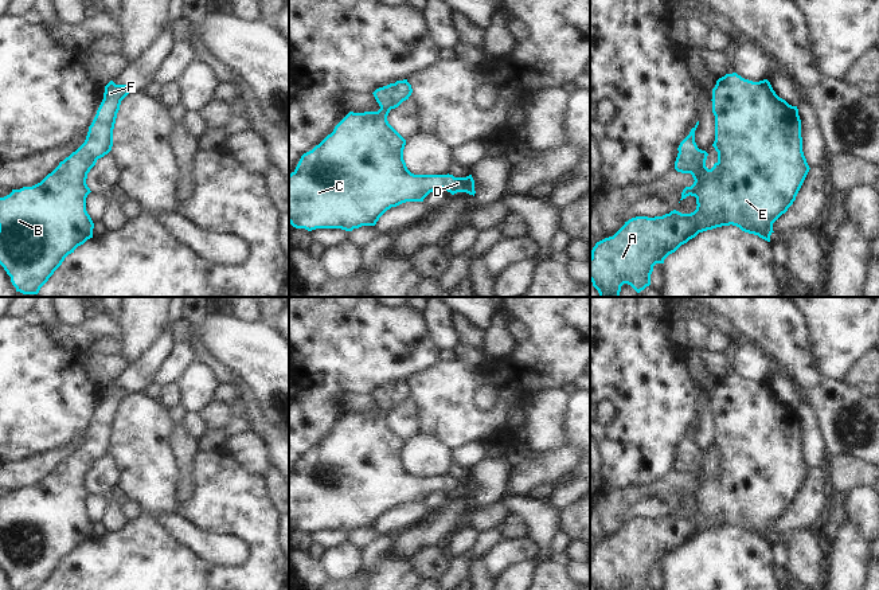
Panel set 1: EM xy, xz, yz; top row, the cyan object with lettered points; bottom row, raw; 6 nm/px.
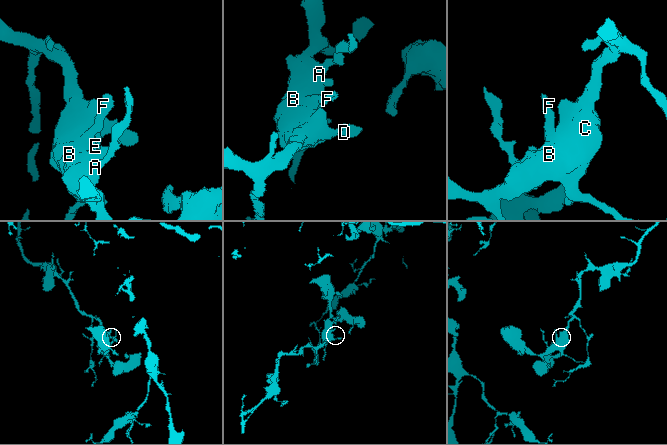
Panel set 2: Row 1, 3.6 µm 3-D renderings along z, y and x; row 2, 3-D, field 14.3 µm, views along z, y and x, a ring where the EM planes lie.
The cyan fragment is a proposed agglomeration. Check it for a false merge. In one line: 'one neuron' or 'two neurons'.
one neuron

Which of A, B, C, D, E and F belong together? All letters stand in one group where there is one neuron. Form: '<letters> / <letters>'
A B C D E F

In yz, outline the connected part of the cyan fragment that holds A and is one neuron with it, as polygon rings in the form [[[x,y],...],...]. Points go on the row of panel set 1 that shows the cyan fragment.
[[[737,73],[726,74],[724,77],[719,78],[716,81],[715,87],[712,89],[712,113],[715,116],[715,141],[712,146],[718,152],[718,161],[714,164],[711,169],[706,167],[706,160],[708,153],[706,151],[702,151],[698,148],[695,142],[695,130],[699,125],[699,121],[696,125],[691,129],[689,134],[680,142],[677,151],[677,157],[675,161],[675,169],[681,173],[691,173],[694,177],[694,184],[691,187],[685,187],[681,192],[681,199],[685,199],[687,196],[695,196],[696,198],[696,210],[691,214],[681,214],[676,210],[671,211],[669,214],[665,214],[663,216],[636,216],[625,222],[625,224],[613,235],[609,238],[605,238],[595,243],[595,246],[591,250],[590,257],[590,281],[593,282],[593,286],[598,290],[599,297],[620,297],[621,286],[624,284],[630,285],[637,293],[644,290],[646,286],[651,285],[651,274],[653,271],[653,266],[656,263],[664,263],[664,259],[675,253],[681,245],[687,243],[689,239],[695,238],[699,233],[712,230],[722,226],[737,226],[742,231],[758,235],[759,238],[770,242],[770,235],[773,231],[773,223],[788,211],[788,208],[793,204],[796,200],[796,196],[809,172],[809,165],[806,163],[806,159],[802,152],[802,137],[801,137],[801,120],[798,116],[797,106],[789,105],[785,99],[780,98],[776,91],[773,90],[770,82],[767,79],[753,82],[749,79],[742,78]]]

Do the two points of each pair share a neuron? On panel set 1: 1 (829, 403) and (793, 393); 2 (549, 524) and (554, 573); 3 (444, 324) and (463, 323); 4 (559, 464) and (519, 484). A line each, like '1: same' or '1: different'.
1: different
2: different
3: different
4: same

